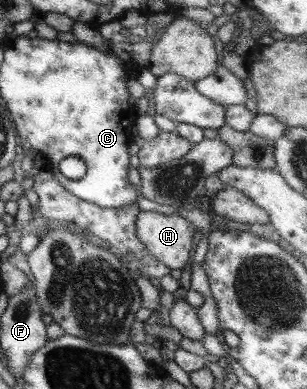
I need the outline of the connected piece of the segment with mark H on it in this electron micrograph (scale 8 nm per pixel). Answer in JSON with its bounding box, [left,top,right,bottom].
[136,211,198,270]

